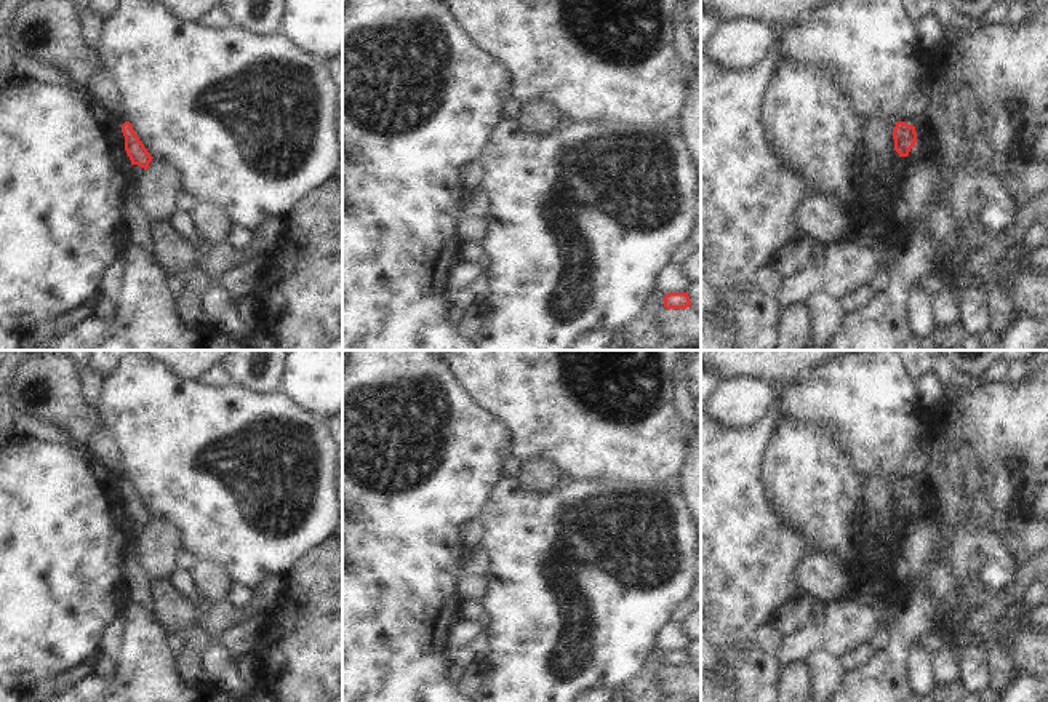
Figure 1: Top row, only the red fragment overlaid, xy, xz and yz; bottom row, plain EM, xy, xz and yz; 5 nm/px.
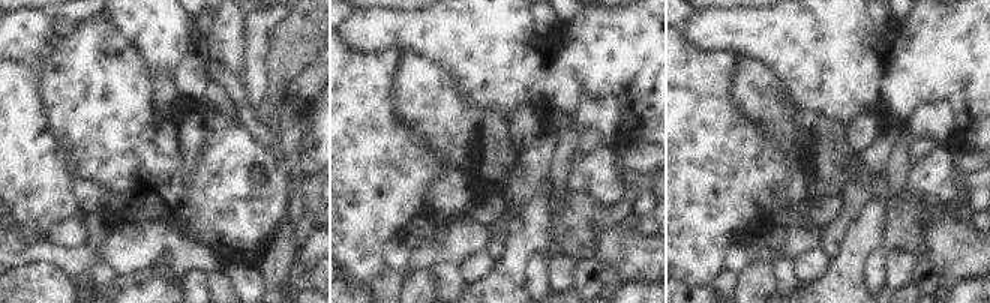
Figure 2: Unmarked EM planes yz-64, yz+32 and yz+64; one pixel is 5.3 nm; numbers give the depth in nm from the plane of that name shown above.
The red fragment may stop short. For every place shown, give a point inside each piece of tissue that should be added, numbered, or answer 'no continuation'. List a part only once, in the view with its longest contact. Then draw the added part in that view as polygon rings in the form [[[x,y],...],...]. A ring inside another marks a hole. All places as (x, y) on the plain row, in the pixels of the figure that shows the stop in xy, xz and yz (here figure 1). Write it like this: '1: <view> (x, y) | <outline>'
no continuation

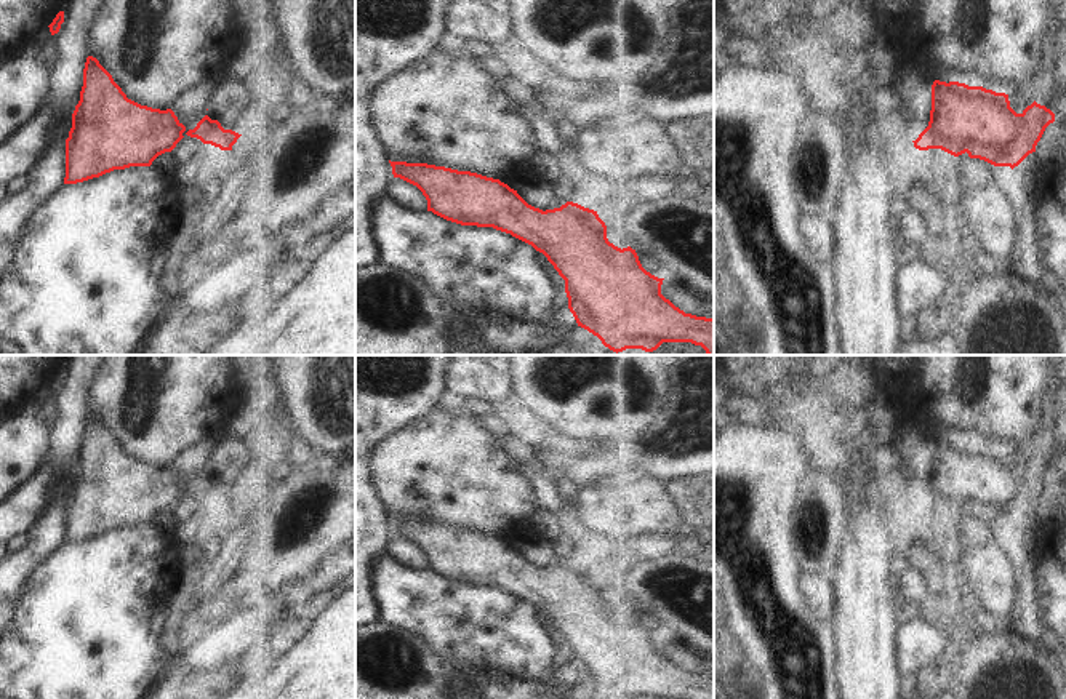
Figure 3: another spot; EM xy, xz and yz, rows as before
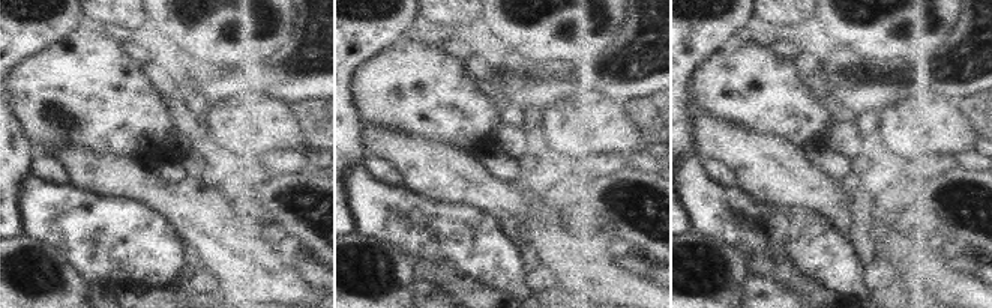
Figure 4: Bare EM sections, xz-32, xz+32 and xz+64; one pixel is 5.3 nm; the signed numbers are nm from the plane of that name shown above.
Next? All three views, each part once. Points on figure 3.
1: yz (911, 447) | [[[901,422],[898,430],[885,432],[882,440],[895,456],[896,478],[911,499],[916,499],[930,480],[935,438],[909,422]]]

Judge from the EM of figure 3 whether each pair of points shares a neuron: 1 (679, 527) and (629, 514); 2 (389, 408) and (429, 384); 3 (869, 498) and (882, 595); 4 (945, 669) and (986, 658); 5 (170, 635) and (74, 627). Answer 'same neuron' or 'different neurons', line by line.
1: same neuron
2: same neuron
3: same neuron
4: same neuron
5: different neurons

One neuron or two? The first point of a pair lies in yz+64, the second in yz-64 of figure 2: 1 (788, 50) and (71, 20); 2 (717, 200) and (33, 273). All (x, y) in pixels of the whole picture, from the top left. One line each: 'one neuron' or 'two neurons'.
1: two neurons
2: two neurons

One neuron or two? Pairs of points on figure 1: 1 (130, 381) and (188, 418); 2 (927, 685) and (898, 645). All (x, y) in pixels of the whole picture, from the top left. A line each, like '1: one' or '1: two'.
1: one
2: two

